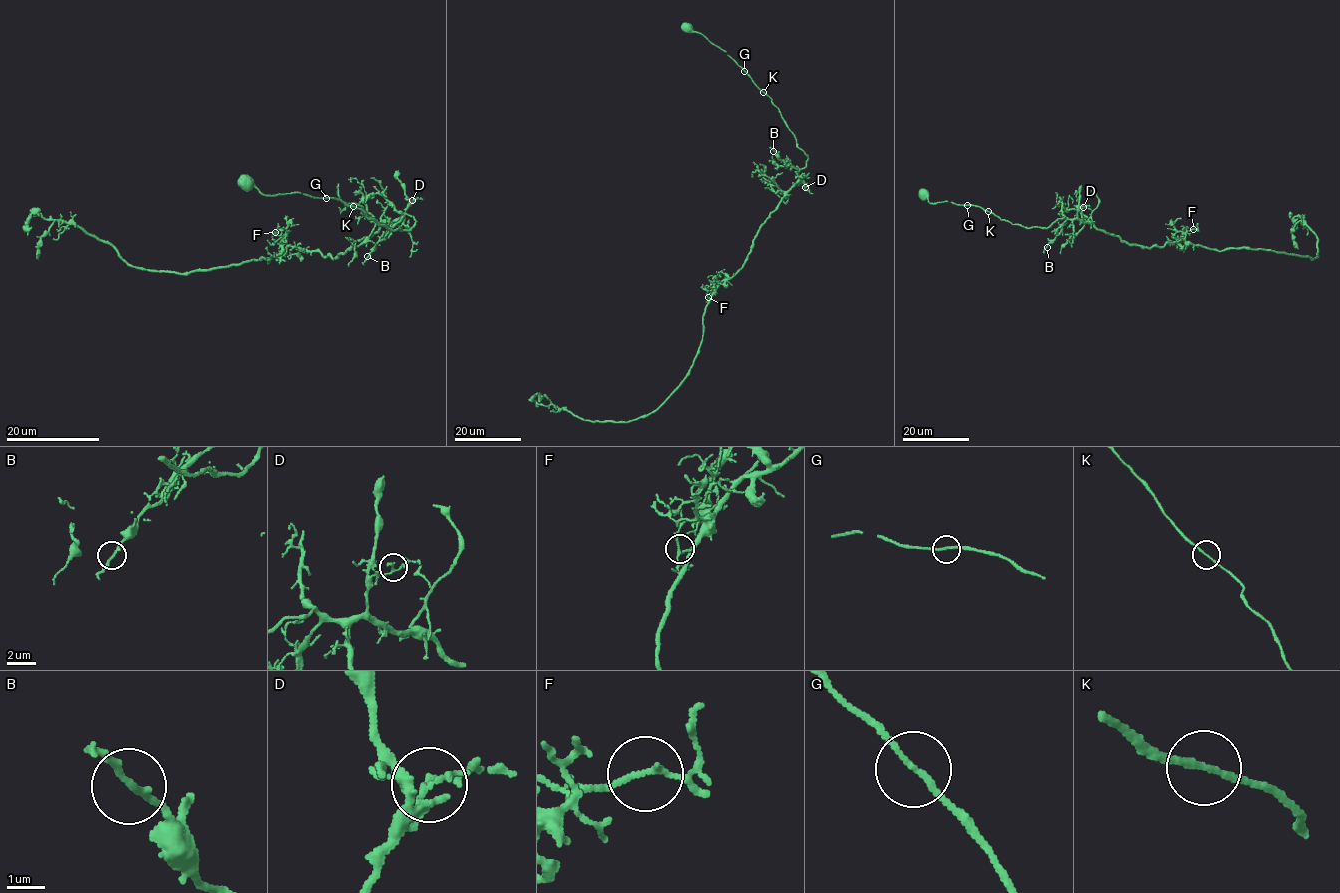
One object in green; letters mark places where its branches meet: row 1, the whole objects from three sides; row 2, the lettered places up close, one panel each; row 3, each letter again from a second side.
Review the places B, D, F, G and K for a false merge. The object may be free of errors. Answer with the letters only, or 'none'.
none

